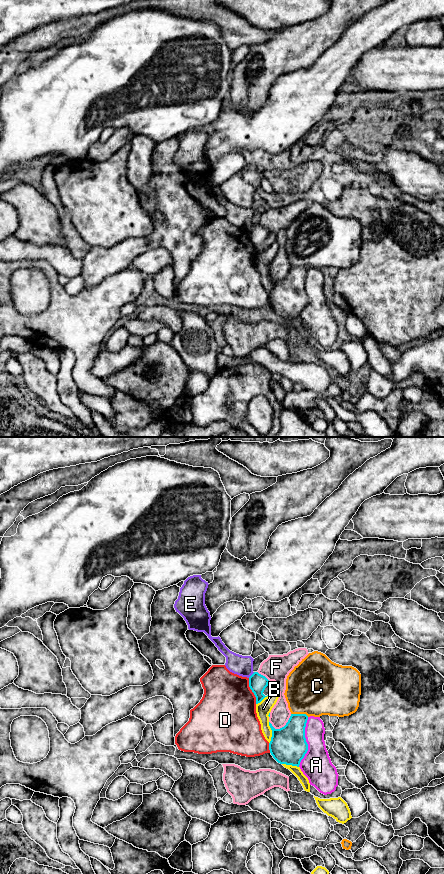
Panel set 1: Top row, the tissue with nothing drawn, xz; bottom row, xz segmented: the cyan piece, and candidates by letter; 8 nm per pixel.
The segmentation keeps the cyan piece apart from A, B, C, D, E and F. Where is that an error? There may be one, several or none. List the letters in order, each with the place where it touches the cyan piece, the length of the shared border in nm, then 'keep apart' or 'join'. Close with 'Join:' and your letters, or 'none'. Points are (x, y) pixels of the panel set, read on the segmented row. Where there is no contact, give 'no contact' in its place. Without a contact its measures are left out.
A: xz (306, 742) | 400 nm | keep apart
B: xz (272, 733) | 180 nm | keep apart
C: xz (300, 714) | 150 nm | keep apart
D: xz (252, 691) | 220 nm | keep apart
E: xz (252, 674) | 70 nm | keep apart
F: xz (282, 727) | 200 nm | keep apart
Join: none

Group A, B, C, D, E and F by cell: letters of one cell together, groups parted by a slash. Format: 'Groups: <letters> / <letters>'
Groups: A / B / C / D / E / F

